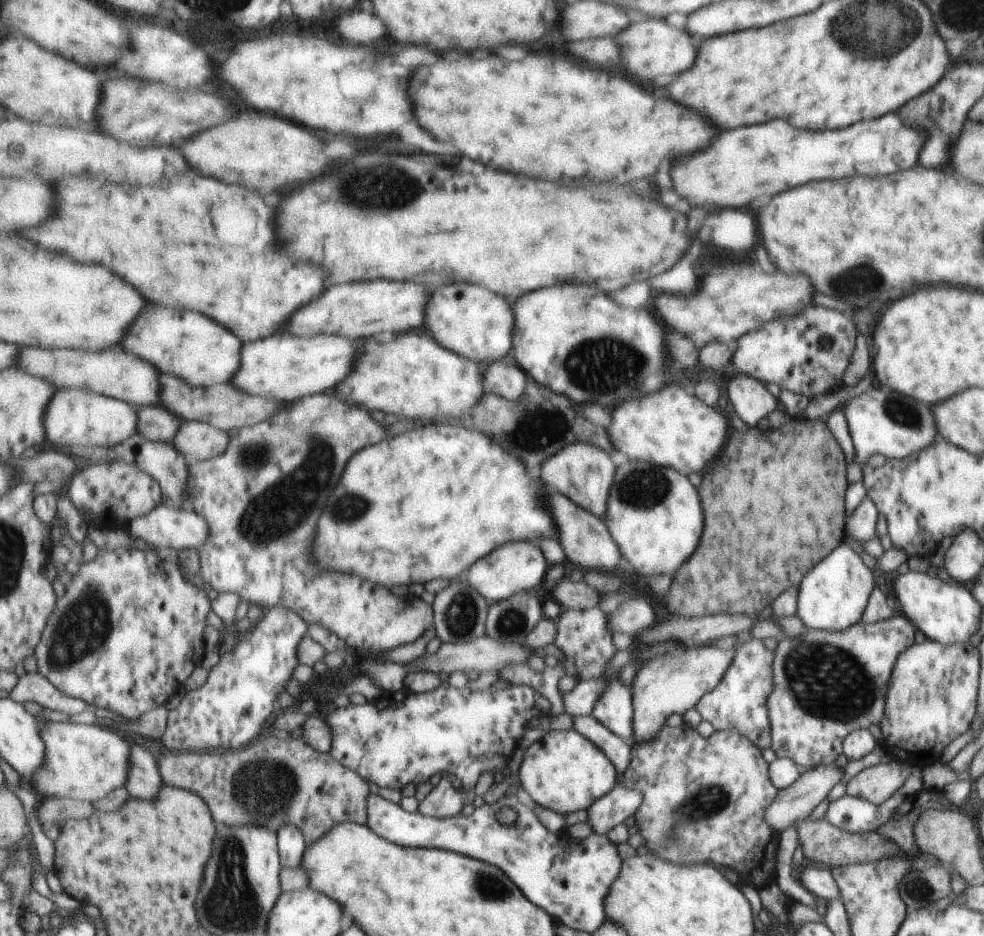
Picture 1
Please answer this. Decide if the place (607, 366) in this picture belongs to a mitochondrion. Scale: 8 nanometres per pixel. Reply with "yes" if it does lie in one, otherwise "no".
yes

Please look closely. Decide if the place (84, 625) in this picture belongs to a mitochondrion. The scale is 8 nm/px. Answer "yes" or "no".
yes

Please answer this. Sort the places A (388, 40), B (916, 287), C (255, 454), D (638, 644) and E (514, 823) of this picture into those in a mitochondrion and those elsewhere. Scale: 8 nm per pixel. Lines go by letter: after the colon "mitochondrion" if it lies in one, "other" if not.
A: other
B: other
C: mitochondrion
D: other
E: other

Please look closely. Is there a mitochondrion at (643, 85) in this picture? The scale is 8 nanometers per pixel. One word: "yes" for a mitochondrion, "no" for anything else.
no

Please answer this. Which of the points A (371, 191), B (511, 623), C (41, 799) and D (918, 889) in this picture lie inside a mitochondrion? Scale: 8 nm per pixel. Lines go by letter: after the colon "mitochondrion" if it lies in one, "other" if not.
A: mitochondrion
B: mitochondrion
C: other
D: mitochondrion

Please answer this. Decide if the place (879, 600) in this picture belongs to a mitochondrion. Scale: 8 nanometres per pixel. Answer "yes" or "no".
no

